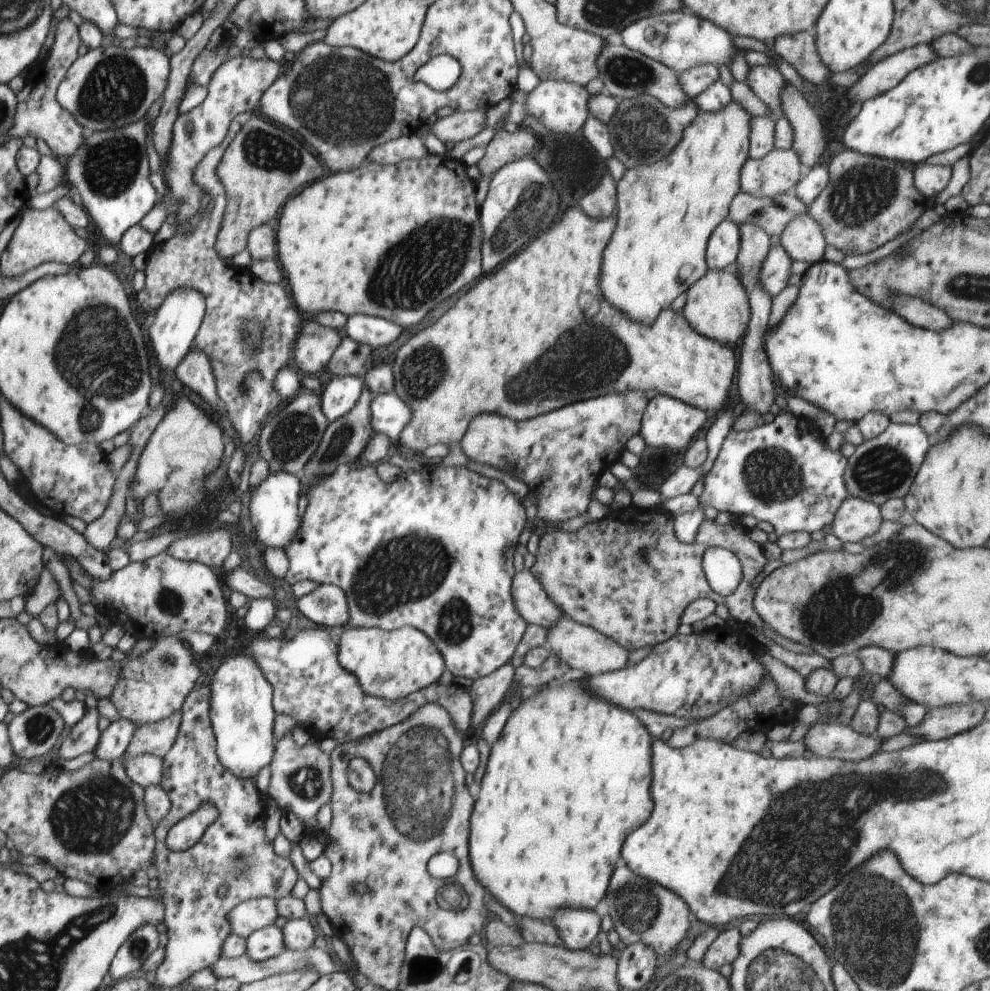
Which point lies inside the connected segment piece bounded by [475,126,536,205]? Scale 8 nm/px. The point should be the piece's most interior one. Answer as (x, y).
(505, 147)

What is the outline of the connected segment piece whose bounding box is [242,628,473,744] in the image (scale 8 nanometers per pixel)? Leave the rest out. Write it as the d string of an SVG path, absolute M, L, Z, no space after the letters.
M324 628L299 630L290 640L284 638L258 638L248 646L242 648L243 653L252 655L263 670L264 676L273 688L273 707L277 714L283 714L293 718L298 725L312 724L318 728L318 735L312 735L315 741L323 738L334 738L340 743L357 743L369 734L384 730L392 725L402 722L413 715L418 709L428 703L438 703L450 713L454 726L460 730L468 730L473 719L473 702L469 689L452 683L444 685L434 683L415 693L409 694L400 700L386 700L382 697L366 694L361 690L358 679L345 668L340 666L338 660L338 645L332 641L328 631Z

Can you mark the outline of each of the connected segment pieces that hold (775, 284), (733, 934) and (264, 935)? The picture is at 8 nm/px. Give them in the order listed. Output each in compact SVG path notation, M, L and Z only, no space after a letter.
M771 245L759 268L759 286L773 299L788 285L791 270L791 258L781 245Z
M739 927L722 928L716 940L706 949L699 964L717 971L723 964L732 964L738 956L741 938Z
M270 925L248 936L247 954L249 959L262 962L286 951L284 935L281 928Z

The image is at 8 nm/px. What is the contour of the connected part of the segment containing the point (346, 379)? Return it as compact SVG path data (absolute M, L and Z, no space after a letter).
M356 375L326 377L320 393L321 409L328 422L348 414L358 402L365 381Z

